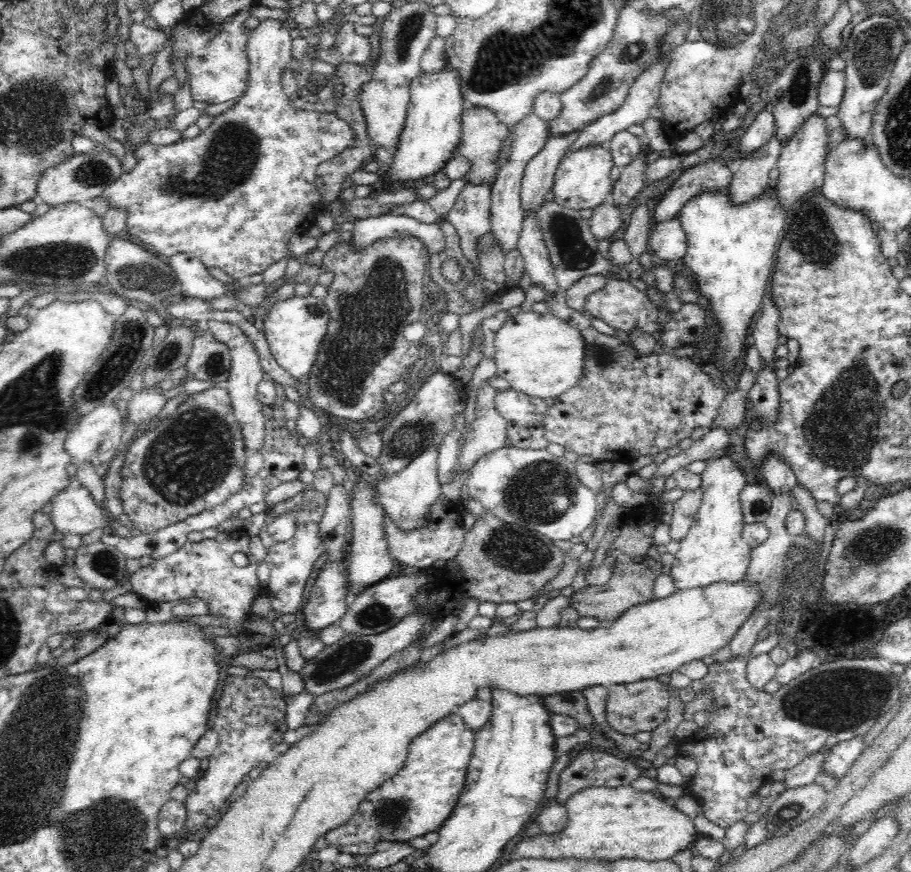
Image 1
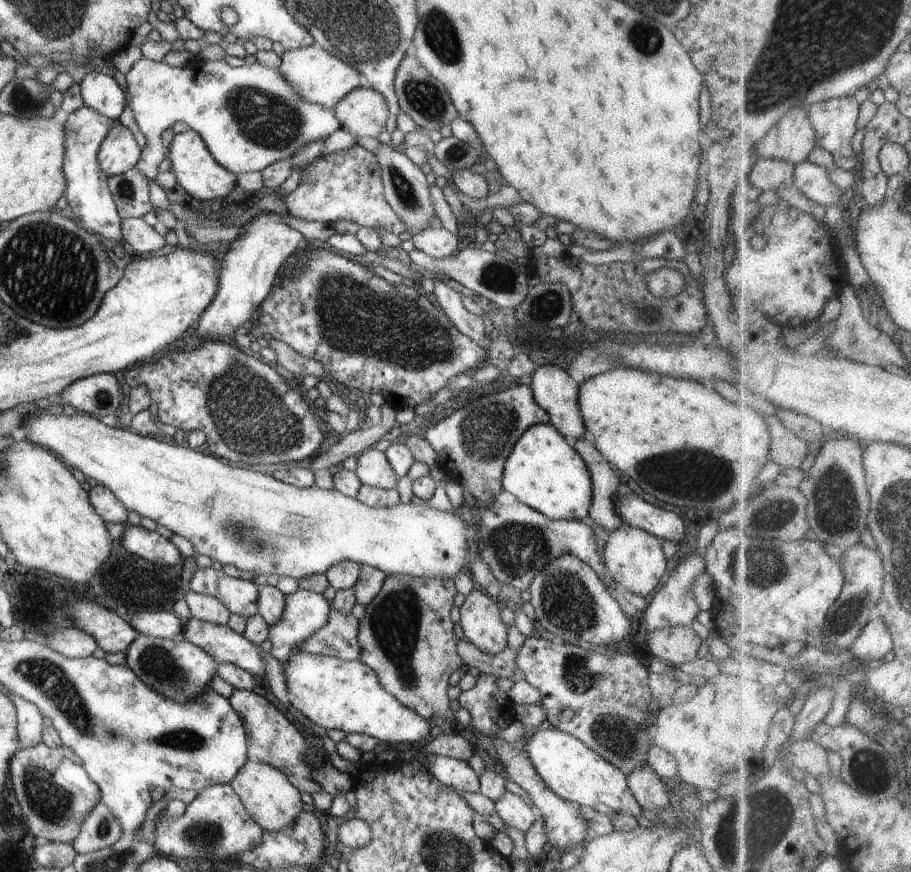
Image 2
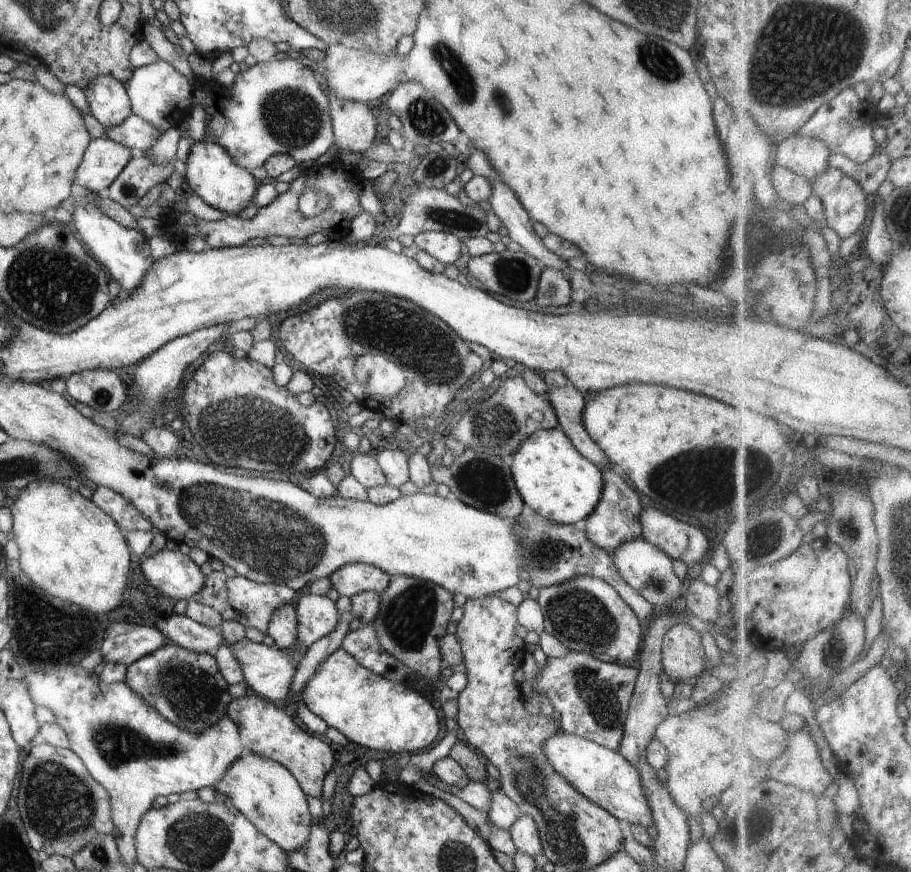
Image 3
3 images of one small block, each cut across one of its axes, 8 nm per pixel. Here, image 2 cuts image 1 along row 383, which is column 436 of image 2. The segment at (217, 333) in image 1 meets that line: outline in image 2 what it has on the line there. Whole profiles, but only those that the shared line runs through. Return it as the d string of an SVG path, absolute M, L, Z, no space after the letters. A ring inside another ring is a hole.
M437 225L413 234L412 242L415 248L426 256L442 259L458 251L460 239L446 228Z

